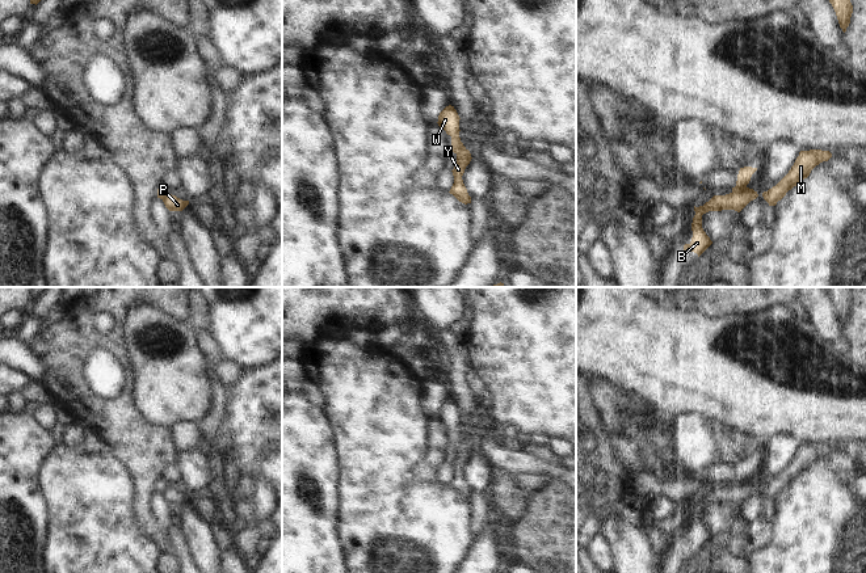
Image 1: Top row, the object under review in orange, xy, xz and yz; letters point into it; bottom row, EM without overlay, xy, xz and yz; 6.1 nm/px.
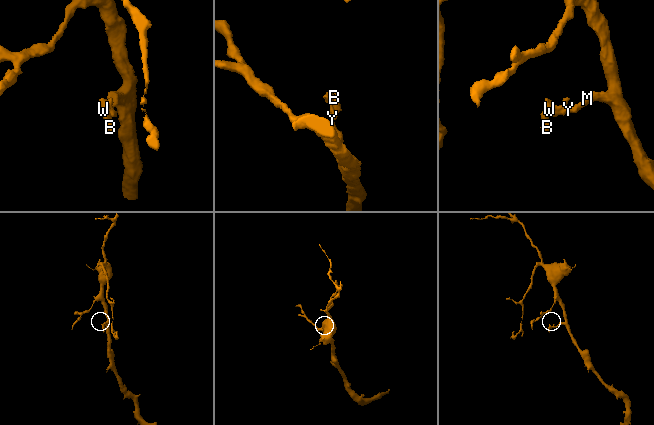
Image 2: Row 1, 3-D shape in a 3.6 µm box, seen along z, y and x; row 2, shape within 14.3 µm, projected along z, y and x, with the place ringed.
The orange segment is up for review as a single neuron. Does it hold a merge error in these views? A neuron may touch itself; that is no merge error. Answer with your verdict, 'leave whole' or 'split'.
split

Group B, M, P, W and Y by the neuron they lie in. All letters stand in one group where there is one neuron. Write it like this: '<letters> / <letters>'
B W / M P Y

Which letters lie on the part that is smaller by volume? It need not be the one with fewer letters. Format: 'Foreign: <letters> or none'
Foreign: B, W.

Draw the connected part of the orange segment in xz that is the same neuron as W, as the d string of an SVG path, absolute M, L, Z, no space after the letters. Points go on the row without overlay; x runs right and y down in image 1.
M446 400L438 409L438 420L445 424L447 429L451 430L451 446L459 447L462 435L459 431L459 409L454 400Z

